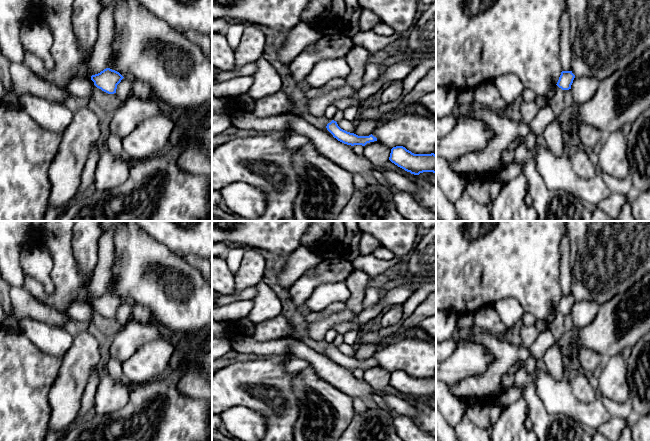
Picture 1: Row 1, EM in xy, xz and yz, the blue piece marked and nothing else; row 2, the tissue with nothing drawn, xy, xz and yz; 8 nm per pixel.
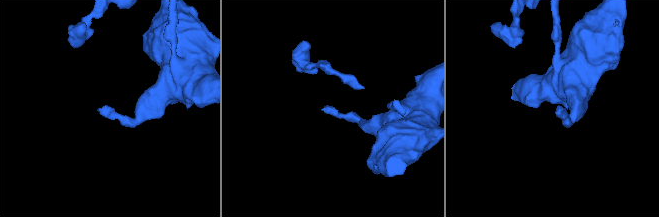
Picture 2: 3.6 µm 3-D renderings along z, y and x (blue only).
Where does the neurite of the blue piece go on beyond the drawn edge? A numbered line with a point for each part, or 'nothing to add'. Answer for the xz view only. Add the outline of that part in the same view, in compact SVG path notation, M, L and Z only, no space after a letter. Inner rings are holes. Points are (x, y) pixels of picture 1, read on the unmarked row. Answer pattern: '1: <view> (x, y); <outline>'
1: xz (321, 346); M308 335L302 338L302 341L310 348L315 350L316 352L323 354L330 358L332 361L333 359L327 354L326 350L328 347L330 347L333 342L327 342L326 340L316 341L309 337Z

